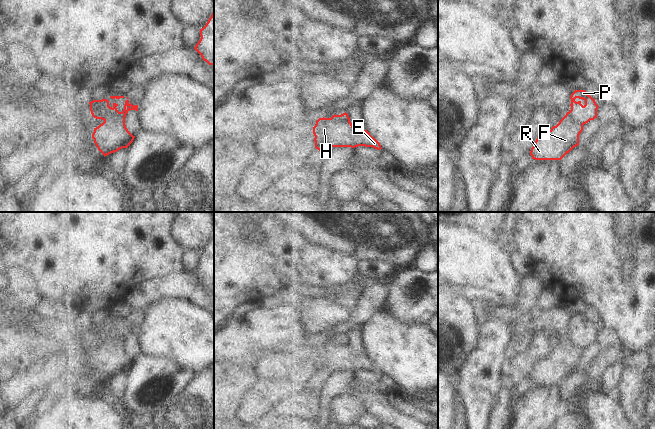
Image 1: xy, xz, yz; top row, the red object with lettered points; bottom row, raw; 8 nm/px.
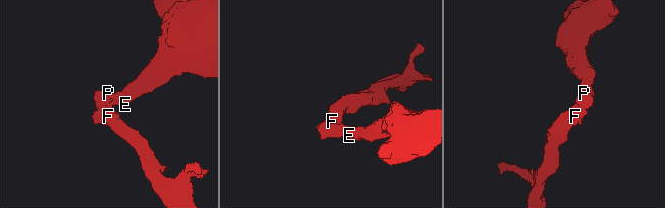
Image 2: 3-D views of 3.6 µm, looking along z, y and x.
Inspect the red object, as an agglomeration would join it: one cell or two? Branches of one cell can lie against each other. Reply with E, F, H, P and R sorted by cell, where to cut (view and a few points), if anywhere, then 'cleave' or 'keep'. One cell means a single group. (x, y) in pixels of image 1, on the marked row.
E H P / F R | xy (125, 114), (114, 117), (106, 116), (103, 119) | cleave

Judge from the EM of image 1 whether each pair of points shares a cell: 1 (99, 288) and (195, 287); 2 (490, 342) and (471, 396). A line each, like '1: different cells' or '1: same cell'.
1: different cells
2: same cell

